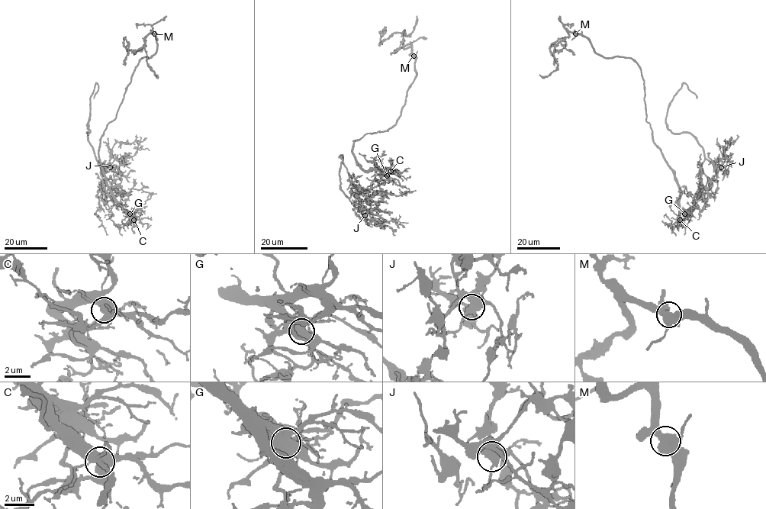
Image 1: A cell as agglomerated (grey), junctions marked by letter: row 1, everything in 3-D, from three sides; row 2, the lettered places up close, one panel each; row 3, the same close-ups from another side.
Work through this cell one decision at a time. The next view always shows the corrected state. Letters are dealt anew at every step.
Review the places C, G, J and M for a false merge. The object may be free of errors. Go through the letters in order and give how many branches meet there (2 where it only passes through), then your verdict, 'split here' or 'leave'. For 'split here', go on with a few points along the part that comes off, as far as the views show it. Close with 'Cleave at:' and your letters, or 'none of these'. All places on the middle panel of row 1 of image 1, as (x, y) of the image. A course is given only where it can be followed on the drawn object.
C: 4 | leave
G: 4 | split here | (387, 176), (365, 171), (352, 149), (393, 126), (416, 76), (403, 36), (380, 44), (381, 32)
J: 4 | leave
M: 4 | leave
Cleave at: G

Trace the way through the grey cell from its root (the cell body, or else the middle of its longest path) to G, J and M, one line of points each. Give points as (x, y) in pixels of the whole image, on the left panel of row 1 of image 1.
G: (98, 149), (101, 169), (110, 192), (130, 214)
J: (98, 149), (101, 169), (110, 192), (124, 211), (128, 211), (118, 205), (105, 190), (95, 159), (110, 167)
M: (98, 149), (101, 136), (106, 126), (116, 117), (135, 67), (143, 56), (149, 57), (157, 51), (154, 33)

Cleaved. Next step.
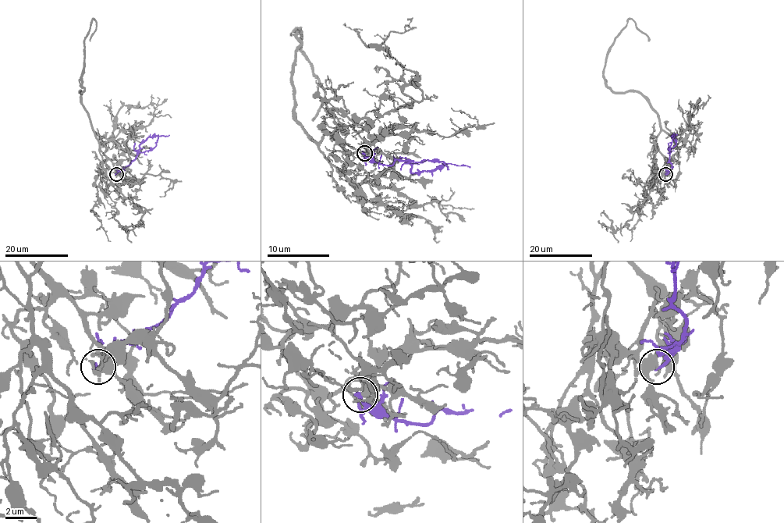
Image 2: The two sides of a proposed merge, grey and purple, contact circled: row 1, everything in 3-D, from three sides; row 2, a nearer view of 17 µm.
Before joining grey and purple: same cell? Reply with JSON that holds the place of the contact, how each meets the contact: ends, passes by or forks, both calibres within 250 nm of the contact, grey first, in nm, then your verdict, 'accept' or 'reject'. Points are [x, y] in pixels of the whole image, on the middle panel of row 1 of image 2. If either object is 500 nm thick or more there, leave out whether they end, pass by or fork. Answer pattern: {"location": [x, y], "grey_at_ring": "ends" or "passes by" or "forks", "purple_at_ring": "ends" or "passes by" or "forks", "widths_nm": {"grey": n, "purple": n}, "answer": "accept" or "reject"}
{"location": [364, 153], "grey_at_ring": "forks", "purple_at_ring": "ends", "widths_nm": {"grey": 360, "purple": 240}, "answer": "reject"}

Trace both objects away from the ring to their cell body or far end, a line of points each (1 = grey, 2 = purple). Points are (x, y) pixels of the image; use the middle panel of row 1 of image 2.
1: (364, 154), (366, 146), (347, 152), (328, 133), (316, 143), (297, 123), (297, 28), (325, 90), (311, 120)
2: (364, 154), (370, 160), (383, 165), (404, 160), (415, 172), (429, 171), (449, 163), (470, 168)

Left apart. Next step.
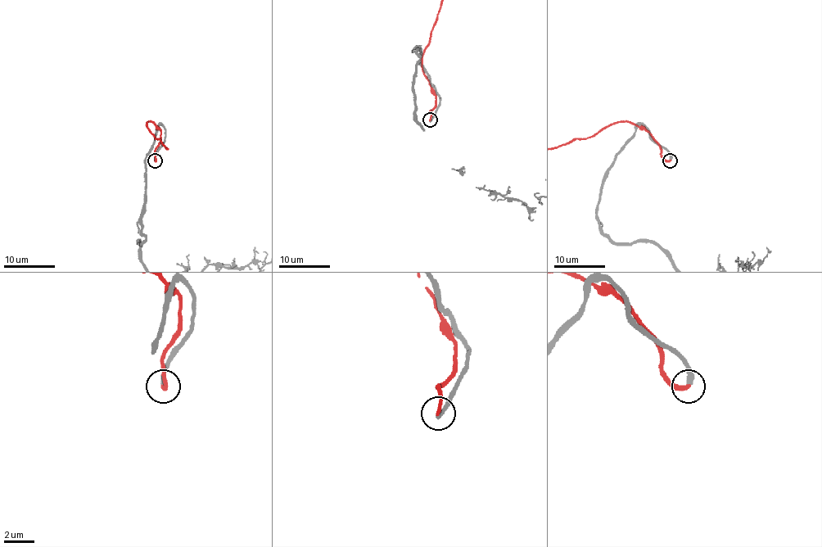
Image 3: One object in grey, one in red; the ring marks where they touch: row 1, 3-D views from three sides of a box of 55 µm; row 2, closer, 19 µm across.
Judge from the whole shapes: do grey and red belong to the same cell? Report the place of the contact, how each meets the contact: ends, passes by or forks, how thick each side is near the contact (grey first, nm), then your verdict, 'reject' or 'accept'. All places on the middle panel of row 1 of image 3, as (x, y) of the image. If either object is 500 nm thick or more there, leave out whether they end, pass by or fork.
(430, 119) | grey ends | red ends | 260/280 nm | accept

